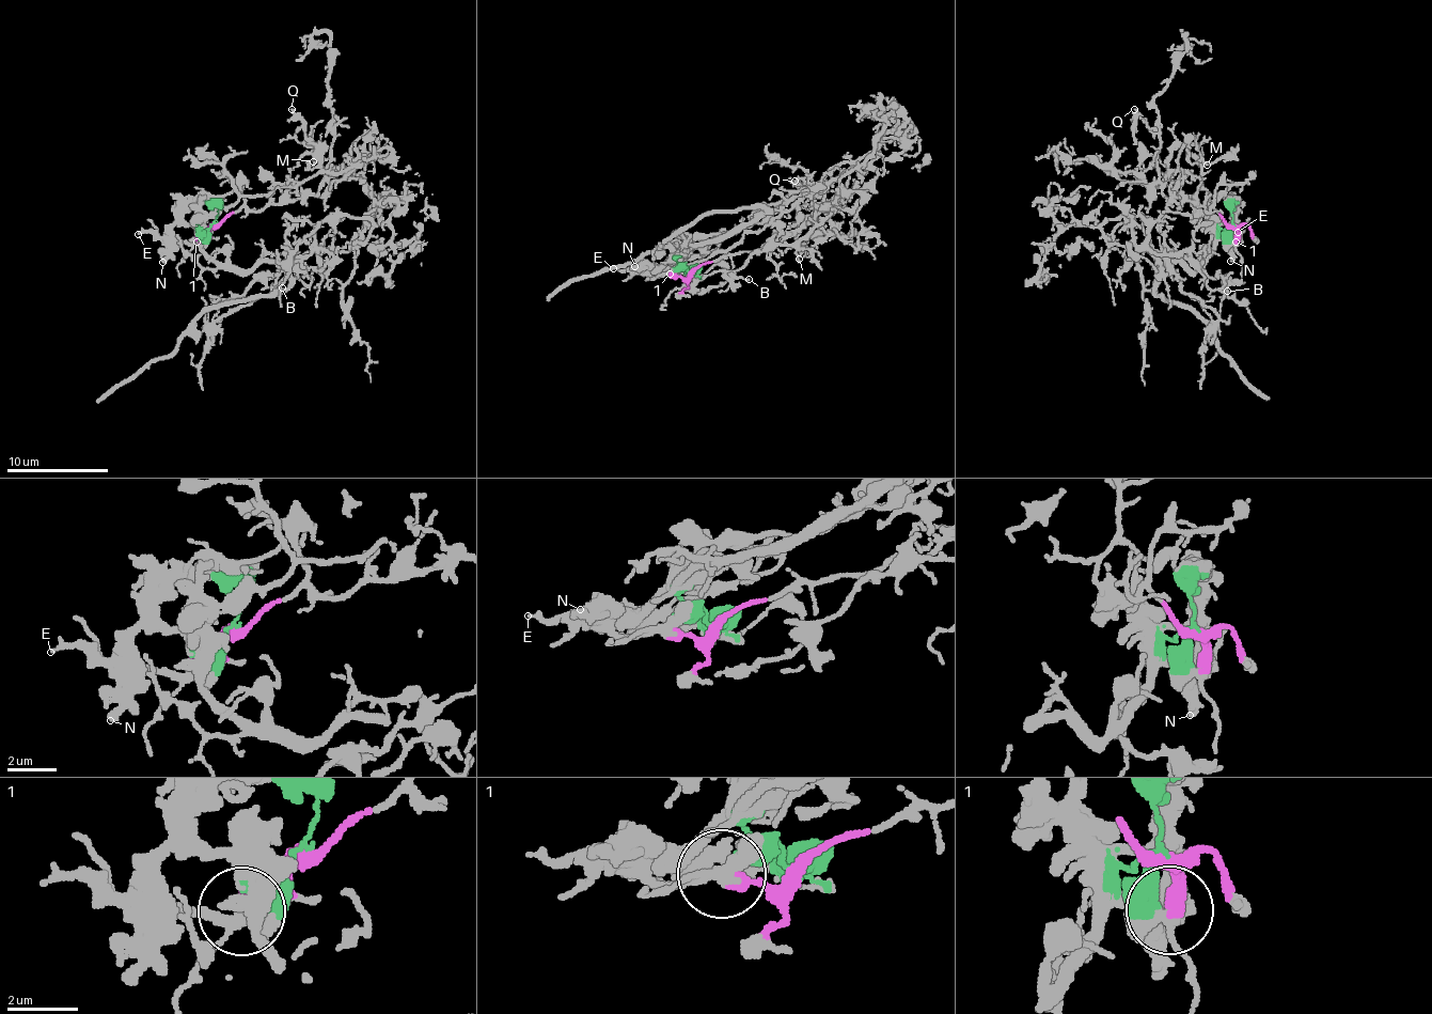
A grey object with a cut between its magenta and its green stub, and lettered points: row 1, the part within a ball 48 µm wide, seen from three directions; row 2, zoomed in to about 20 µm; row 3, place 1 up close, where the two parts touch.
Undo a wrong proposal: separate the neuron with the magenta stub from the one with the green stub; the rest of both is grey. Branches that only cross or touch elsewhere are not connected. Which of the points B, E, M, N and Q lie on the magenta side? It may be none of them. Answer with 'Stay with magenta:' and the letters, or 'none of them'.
Stay with magenta: B, M, Q

